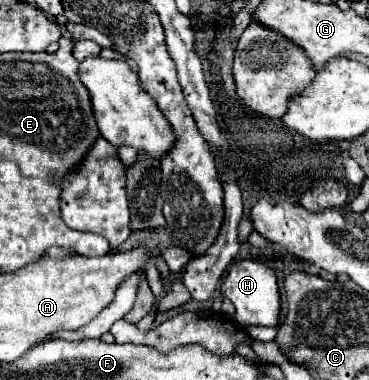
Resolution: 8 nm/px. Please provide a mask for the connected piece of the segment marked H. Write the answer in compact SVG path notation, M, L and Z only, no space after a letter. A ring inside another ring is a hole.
M240 259L232 263L224 283L222 283L222 295L228 297L234 307L234 321L242 327L248 325L262 325L262 327L276 327L280 319L280 291L276 283L276 273L266 263L258 263L252 259Z

